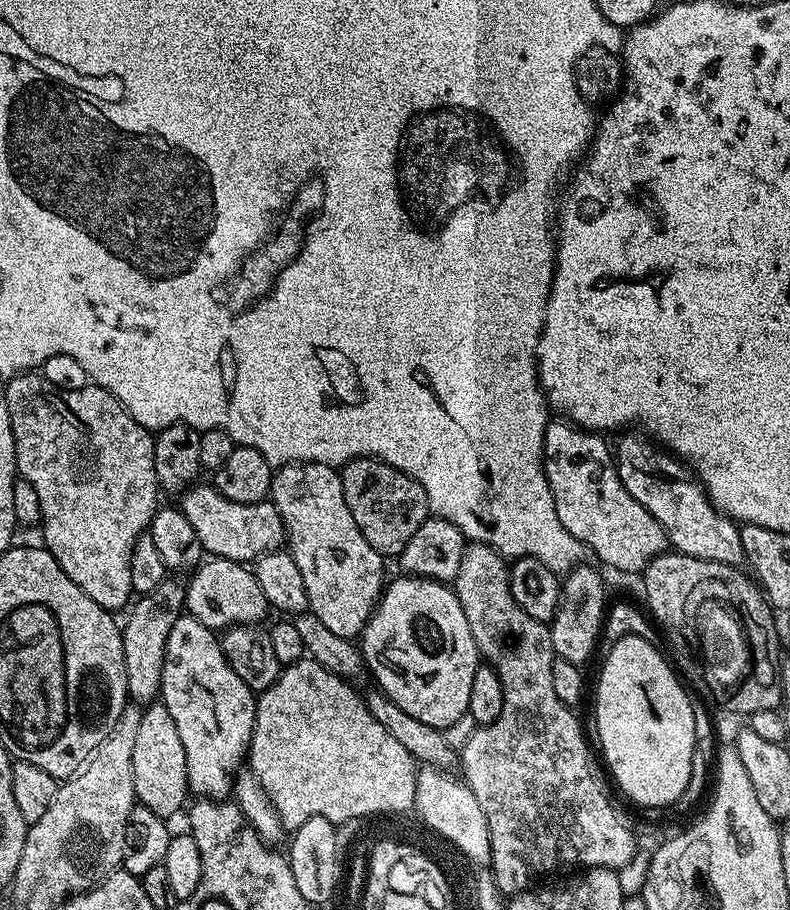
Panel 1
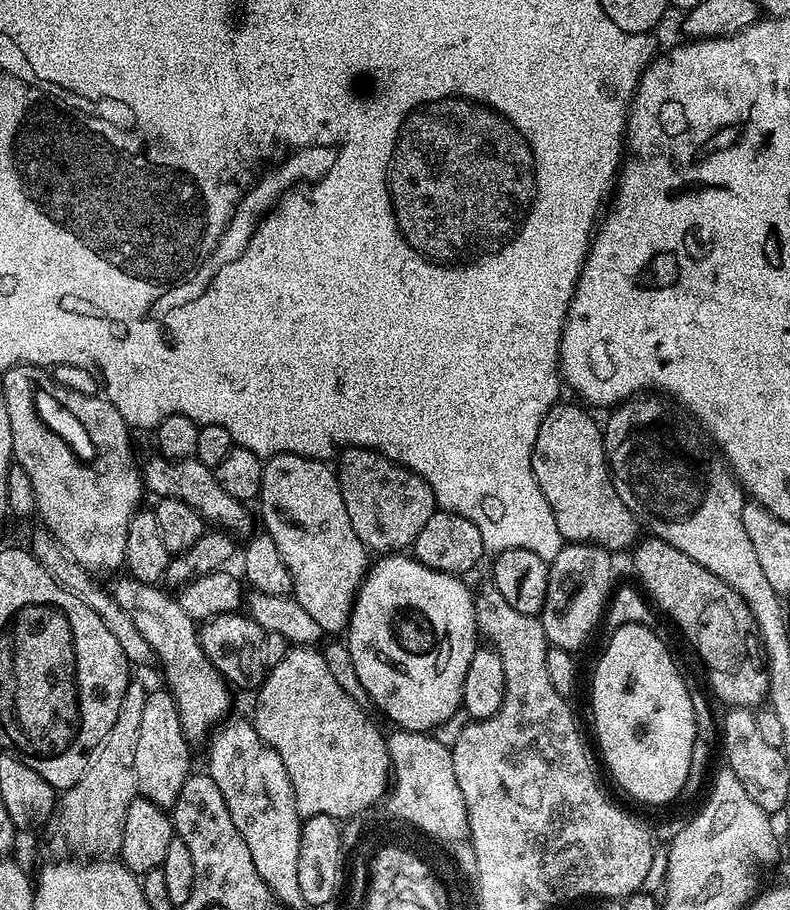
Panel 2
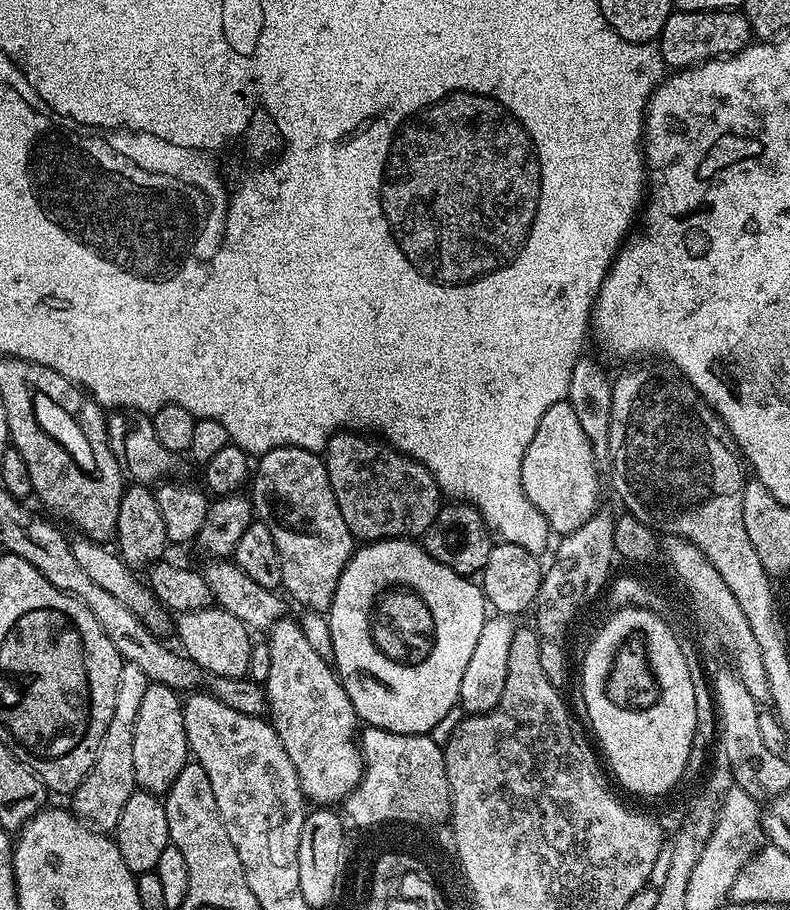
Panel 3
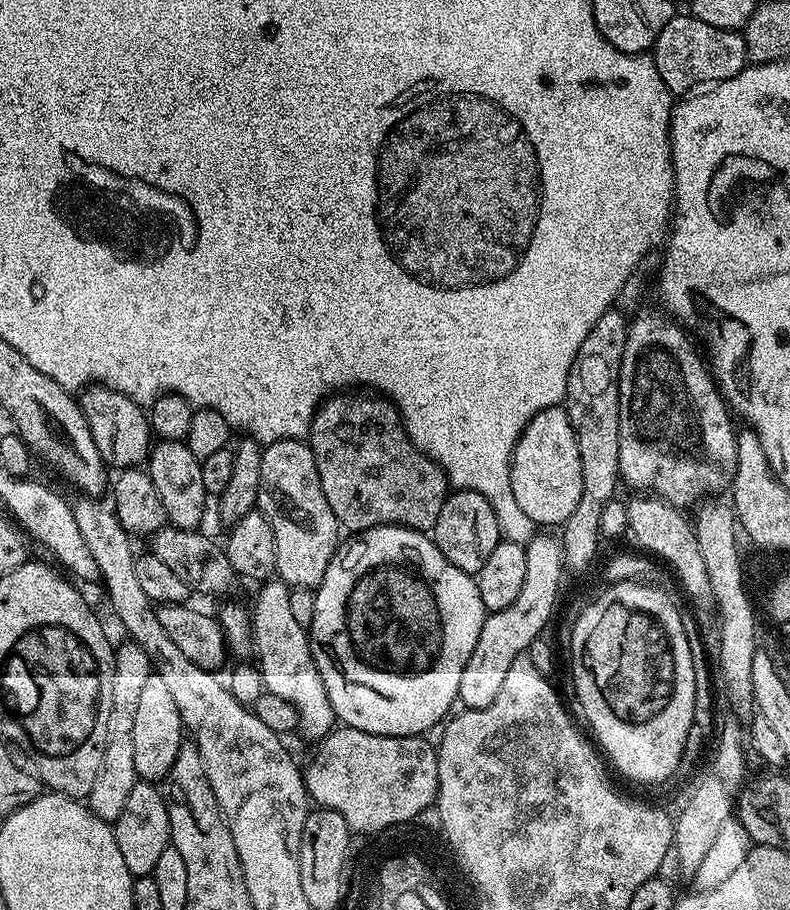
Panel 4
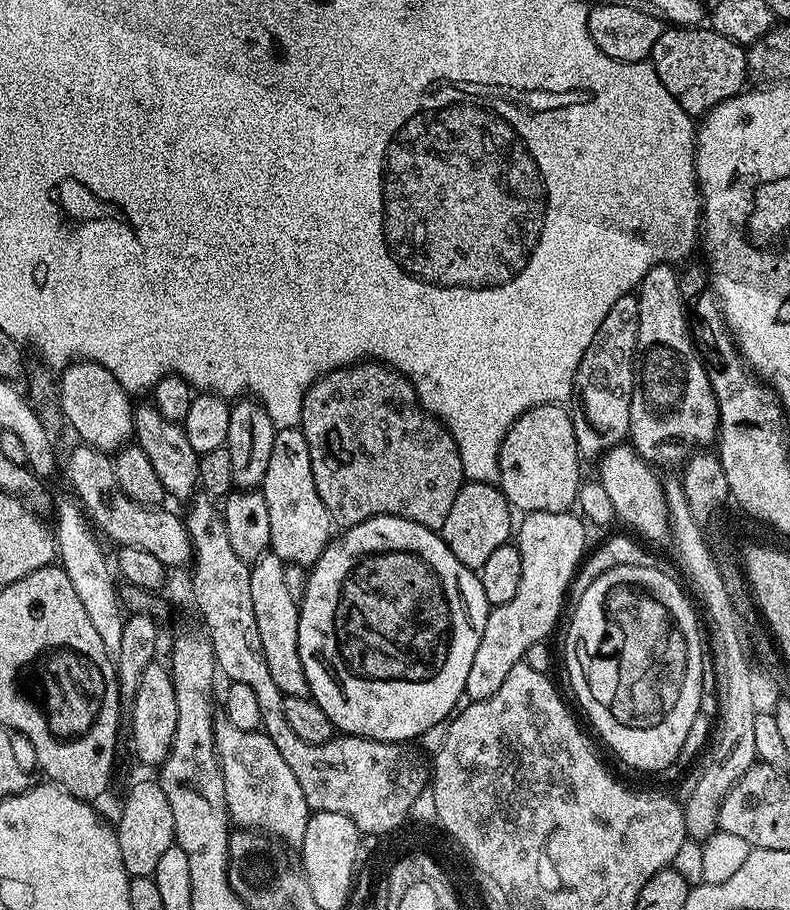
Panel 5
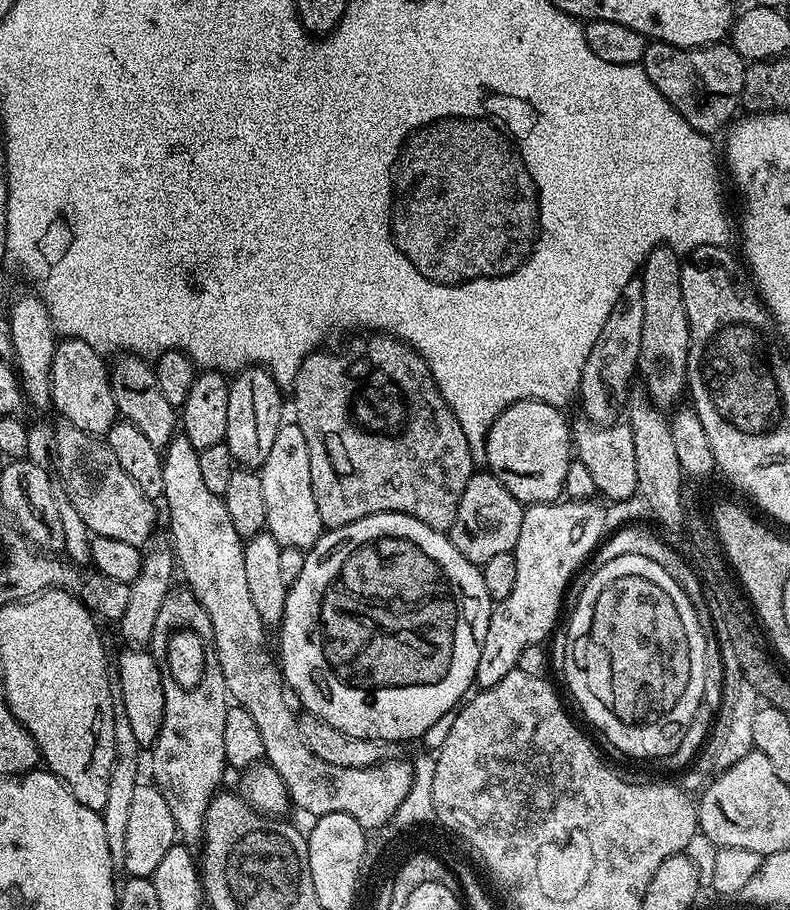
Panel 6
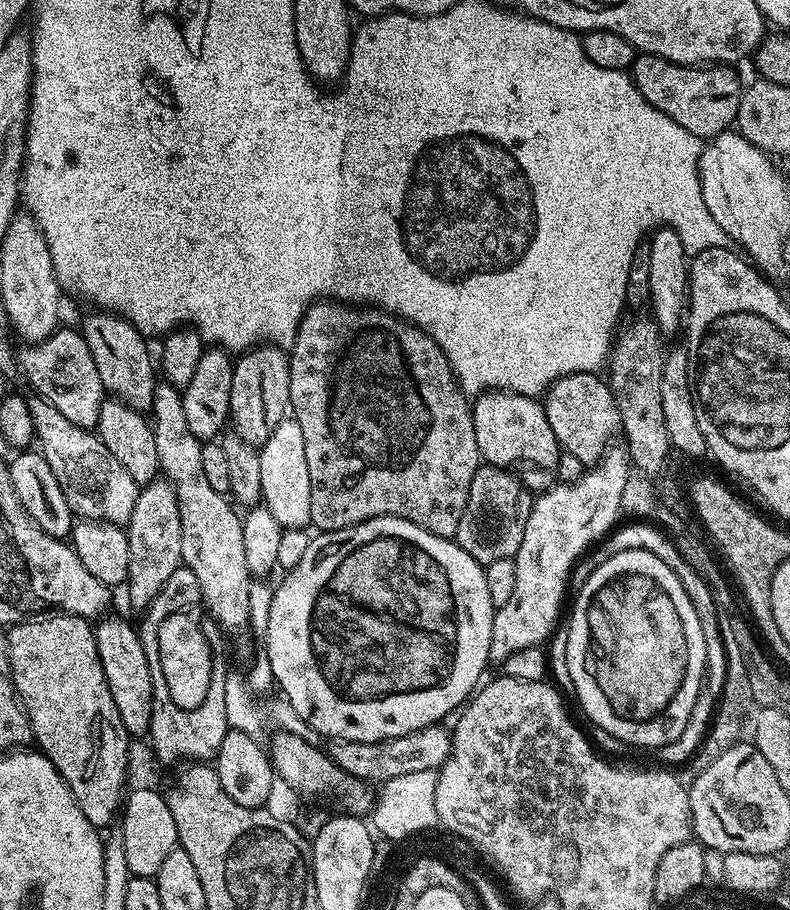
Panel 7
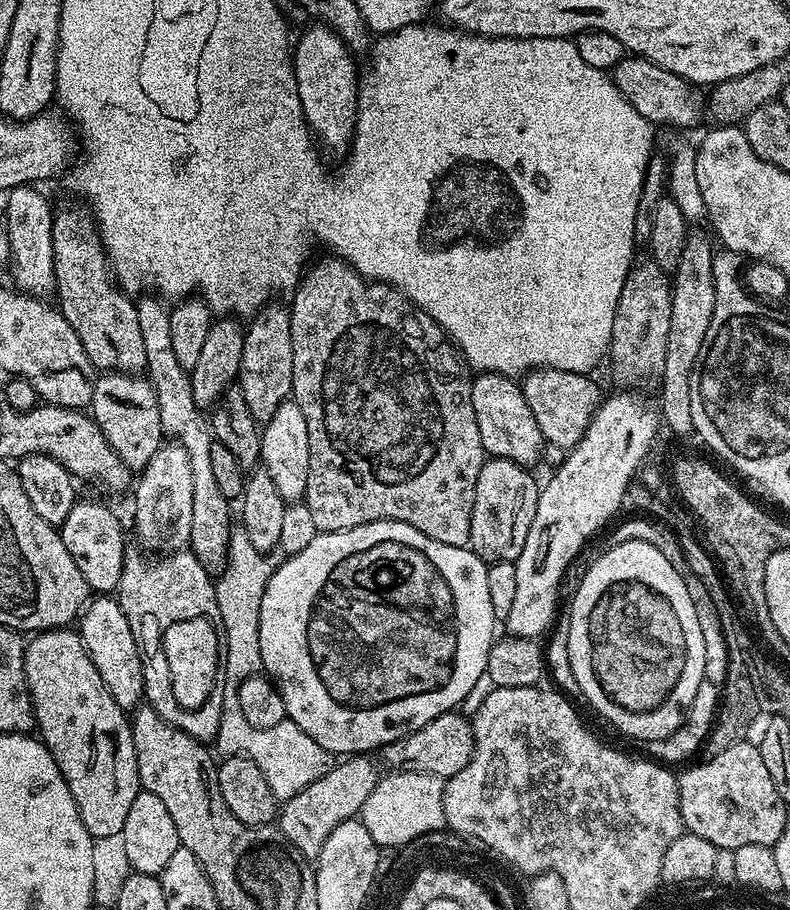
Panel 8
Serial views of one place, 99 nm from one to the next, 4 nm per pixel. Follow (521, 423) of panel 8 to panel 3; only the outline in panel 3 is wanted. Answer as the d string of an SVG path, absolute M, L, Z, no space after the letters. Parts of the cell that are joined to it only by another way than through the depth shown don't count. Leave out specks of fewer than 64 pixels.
M567 399L554 402L554 406L550 406L550 410L542 414L542 422L538 422L538 430L534 430L534 438L530 438L530 446L526 446L526 454L522 458L522 490L526 498L530 498L534 506L538 506L553 533L563 534L578 530L601 511L600 472L596 467L598 461L592 449L592 440L586 438L586 430L582 430L578 414L574 414Z

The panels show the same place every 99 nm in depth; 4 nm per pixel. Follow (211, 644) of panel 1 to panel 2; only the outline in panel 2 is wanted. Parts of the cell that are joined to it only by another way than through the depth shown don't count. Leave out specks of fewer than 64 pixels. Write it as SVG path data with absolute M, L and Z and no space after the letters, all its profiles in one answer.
M128 578L123 579L111 585L111 596L133 620L138 633L153 648L158 664L164 667L164 680L168 683L165 685L178 706L185 736L192 742L203 741L229 715L227 712L232 708L232 696L228 693L230 685L210 662L210 658L206 658L200 645L197 621L186 614L175 595L167 591L156 592L160 590L152 586L145 587Z

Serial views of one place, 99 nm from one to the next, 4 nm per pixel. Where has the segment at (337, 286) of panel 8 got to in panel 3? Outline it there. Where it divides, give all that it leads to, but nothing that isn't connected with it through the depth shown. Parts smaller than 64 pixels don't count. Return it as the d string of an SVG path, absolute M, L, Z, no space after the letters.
M335 432L322 455L338 510L357 541L423 537L440 513L442 493L431 470L375 435Z

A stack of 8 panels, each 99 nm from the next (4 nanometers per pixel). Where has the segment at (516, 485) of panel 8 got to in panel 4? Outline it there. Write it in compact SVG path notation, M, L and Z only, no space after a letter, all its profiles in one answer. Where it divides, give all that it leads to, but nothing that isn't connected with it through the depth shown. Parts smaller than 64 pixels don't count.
M453 491L442 506L442 514L438 514L438 522L434 522L431 533L432 541L442 550L442 554L458 570L475 574L482 570L482 562L490 558L494 546L501 542L500 527L494 506L490 506L488 498L477 492Z

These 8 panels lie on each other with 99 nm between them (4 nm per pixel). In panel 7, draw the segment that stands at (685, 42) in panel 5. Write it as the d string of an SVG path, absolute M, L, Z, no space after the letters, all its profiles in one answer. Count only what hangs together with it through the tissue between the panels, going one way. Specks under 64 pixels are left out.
M637 55L632 63L630 75L638 90L658 110L665 112L678 126L690 130L707 142L719 132L729 131L735 125L742 83L735 67L724 62L713 62L703 66L676 64L662 56Z

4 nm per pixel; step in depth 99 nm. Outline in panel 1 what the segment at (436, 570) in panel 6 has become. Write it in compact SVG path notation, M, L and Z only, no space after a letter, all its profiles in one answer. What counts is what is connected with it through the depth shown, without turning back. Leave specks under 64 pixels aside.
M400 574L397 577L397 580L389 579L384 591L380 593L376 608L370 614L363 632L358 637L358 647L361 654L364 655L367 675L369 677L372 675L376 679L375 687L388 696L390 702L404 710L409 716L416 718L418 722L443 730L454 726L454 722L458 722L458 718L468 715L470 686L474 682L474 670L481 667L482 657L474 642L474 634L470 634L470 622L466 622L466 614L462 614L462 606L458 602L455 591L449 585L440 584L437 580L423 580L420 576Z

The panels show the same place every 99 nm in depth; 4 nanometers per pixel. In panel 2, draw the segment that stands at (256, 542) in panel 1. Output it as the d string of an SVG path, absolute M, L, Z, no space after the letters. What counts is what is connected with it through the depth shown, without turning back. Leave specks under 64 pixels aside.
M152 454L148 461L143 461L142 475L145 489L153 492L153 497L178 498L178 502L186 502L186 506L194 506L194 510L200 512L200 517L209 525L223 530L229 534L236 532L247 533L252 520L248 517L245 505L238 498L230 498L222 486L218 486L216 474L213 469L202 466L202 462L196 459L190 460L168 460L165 456Z

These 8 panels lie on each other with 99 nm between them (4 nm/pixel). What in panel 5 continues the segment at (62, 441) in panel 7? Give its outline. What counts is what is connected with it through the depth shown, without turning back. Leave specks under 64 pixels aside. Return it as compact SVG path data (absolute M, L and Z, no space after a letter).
M80 442L77 445L68 456L68 484L72 487L71 495L78 501L87 519L101 533L104 531L113 540L113 545L146 550L146 554L154 554L165 569L180 568L187 560L189 563L193 559L192 539L183 519L172 512L163 512L163 507L134 502L118 486L113 457L98 448L91 448L89 444Z

